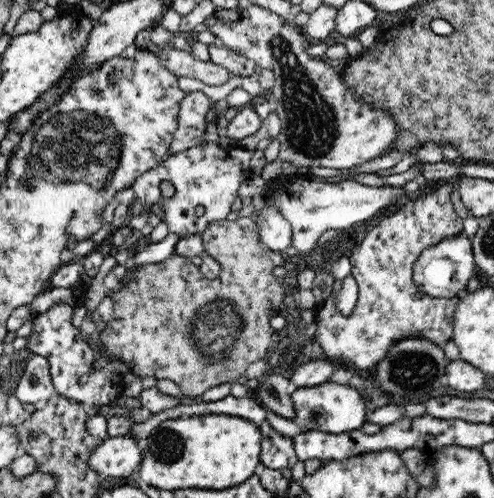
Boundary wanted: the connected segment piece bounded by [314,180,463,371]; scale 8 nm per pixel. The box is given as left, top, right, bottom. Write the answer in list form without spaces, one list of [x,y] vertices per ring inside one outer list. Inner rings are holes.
[[[450,180],[422,199],[412,197],[407,204],[393,209],[366,234],[360,246],[352,250],[349,258],[350,275],[358,283],[358,300],[348,315],[336,308],[341,279],[333,286],[332,296],[320,304],[314,313],[318,323],[315,340],[322,346],[325,357],[350,360],[356,368],[374,370],[378,360],[386,356],[390,344],[404,338],[428,338],[444,346],[453,336],[453,316],[459,297],[433,297],[422,292],[413,281],[413,264],[429,246],[445,238],[463,233],[463,219],[454,211],[452,191],[456,188]]]

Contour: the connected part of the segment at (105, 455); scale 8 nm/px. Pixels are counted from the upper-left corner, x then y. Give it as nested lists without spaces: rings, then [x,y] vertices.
[[[128,434],[105,438],[90,456],[88,465],[102,477],[131,479],[135,477],[142,460],[144,450],[139,448],[138,440]]]

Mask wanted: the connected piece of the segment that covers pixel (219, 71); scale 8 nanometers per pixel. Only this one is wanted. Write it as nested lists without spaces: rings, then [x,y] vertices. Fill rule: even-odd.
[[[163,45],[163,49],[157,56],[176,78],[184,76],[216,87],[228,84],[232,78],[231,72],[228,72],[222,65],[211,60],[197,59],[190,53],[172,49],[168,45]]]

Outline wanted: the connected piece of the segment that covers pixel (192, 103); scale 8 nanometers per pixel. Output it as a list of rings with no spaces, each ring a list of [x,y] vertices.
[[[192,92],[184,97],[178,114],[177,128],[169,146],[170,154],[205,142],[206,132],[213,128],[210,110],[213,110],[212,102],[204,92]]]

